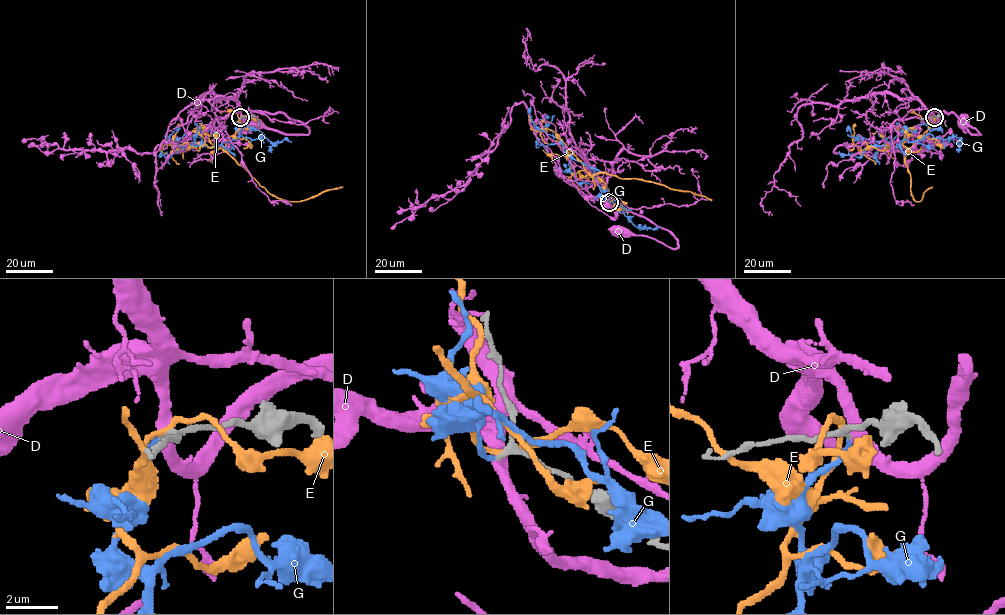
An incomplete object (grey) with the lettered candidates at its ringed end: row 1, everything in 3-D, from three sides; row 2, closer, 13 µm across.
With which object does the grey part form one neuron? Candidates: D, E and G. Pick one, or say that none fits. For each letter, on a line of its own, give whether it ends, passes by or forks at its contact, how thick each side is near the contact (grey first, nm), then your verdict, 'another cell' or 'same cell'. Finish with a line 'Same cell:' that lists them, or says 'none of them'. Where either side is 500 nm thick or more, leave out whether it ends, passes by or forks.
D: it passes by; 190 nm thick on the grey side, 440 nm on the other; another cell
E: it passes by; 220 nm thick on the grey side, 190 nm on the other; another cell
G: it ends there; 190 nm thick on the grey side, 200 nm on the other; same cell
Same cell: G

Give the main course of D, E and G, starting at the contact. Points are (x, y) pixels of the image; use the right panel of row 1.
D: (934, 117), (940, 119), (944, 112), (953, 113), (980, 134), (972, 134), (960, 123), (963, 121)
E: (933, 117), (927, 130), (905, 154), (905, 162), (911, 178), (911, 193), (916, 201), (932, 187)
G: (933, 117), (926, 135), (914, 141), (904, 139), (896, 147), (875, 146), (875, 141), (853, 137), (848, 127)

